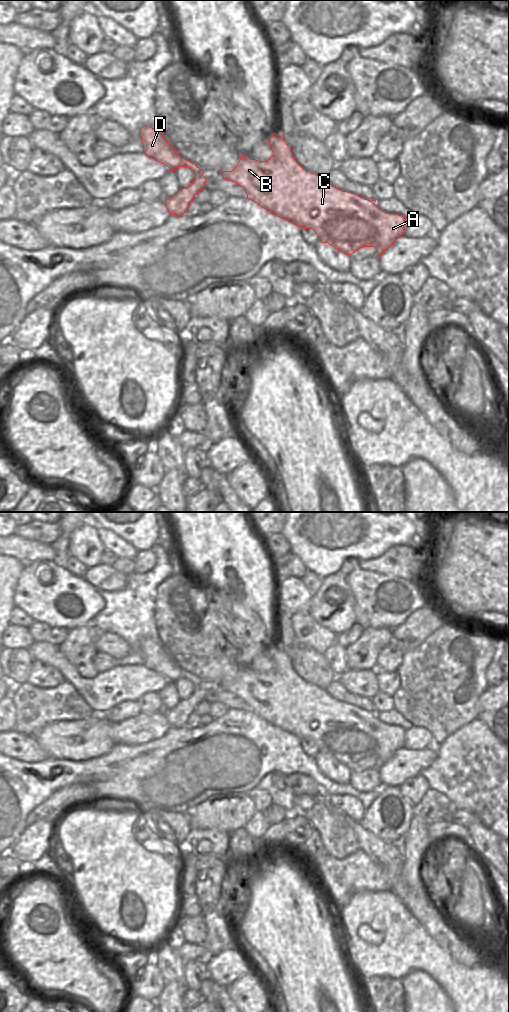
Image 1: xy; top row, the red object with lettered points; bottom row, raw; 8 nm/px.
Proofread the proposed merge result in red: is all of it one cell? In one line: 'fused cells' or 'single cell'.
fused cells

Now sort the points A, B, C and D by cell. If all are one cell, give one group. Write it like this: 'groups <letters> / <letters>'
groups A B C / D

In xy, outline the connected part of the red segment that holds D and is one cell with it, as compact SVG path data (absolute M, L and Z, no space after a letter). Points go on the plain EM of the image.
M144 637L139 642L139 650L143 656L143 665L166 677L169 683L175 683L178 679L188 679L195 685L203 683L194 675L184 671L171 658L160 641L154 641L148 637Z

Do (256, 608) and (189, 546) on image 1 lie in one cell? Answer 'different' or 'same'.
same

